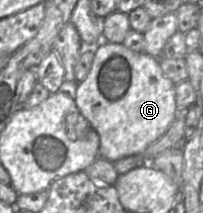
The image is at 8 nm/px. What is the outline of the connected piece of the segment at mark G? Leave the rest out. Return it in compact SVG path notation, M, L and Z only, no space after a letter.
M101 41L97 46L95 46L95 57L92 62L91 69L86 78L77 84L74 90L74 100L80 112L90 121L100 137L99 156L110 162L115 162L127 156L142 155L150 144L157 141L166 132L177 116L175 87L176 85L170 79L164 76L159 59L154 58L144 52L132 51L125 47L122 43L119 44Z

